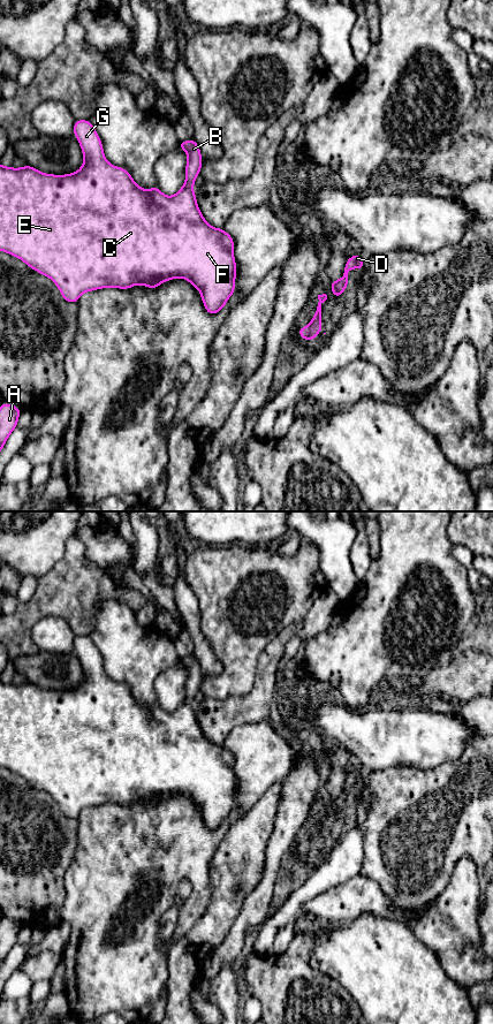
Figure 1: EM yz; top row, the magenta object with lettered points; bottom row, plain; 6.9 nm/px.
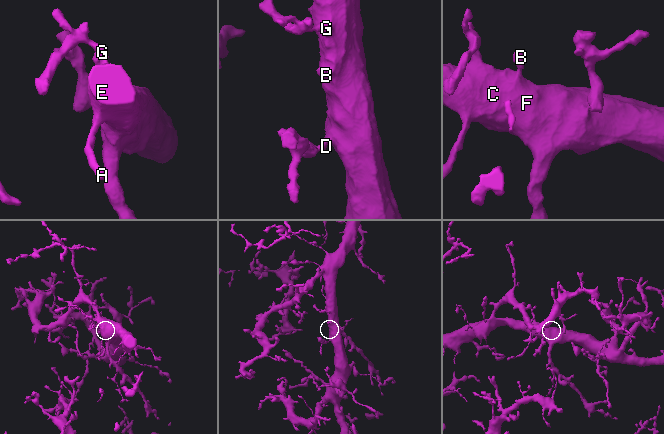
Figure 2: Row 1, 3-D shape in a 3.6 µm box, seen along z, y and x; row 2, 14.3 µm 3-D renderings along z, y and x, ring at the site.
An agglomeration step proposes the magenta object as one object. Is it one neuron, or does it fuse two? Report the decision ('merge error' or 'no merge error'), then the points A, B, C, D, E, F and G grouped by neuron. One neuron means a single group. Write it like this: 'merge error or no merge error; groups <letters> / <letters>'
no merge error; groups A B C D E F G

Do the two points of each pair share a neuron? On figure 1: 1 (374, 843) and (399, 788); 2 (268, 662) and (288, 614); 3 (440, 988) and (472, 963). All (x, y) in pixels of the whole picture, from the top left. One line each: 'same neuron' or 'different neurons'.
1: same neuron
2: different neurons
3: different neurons

